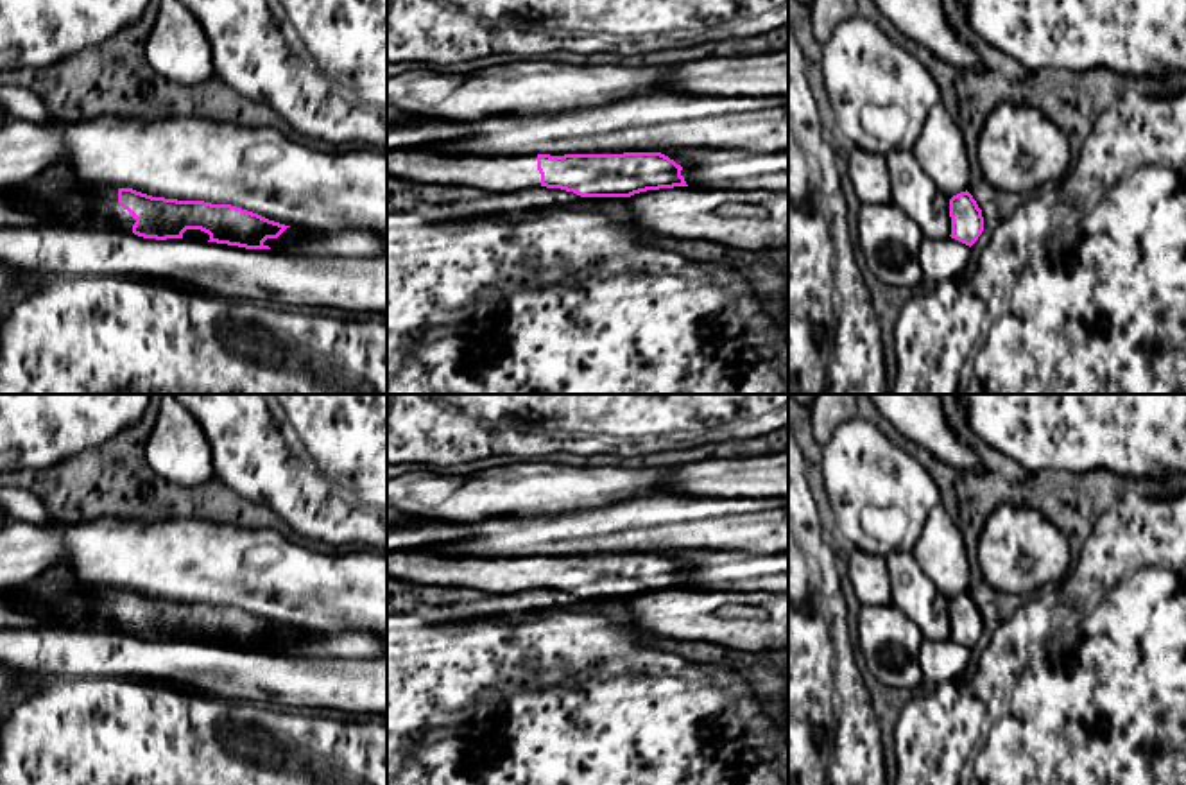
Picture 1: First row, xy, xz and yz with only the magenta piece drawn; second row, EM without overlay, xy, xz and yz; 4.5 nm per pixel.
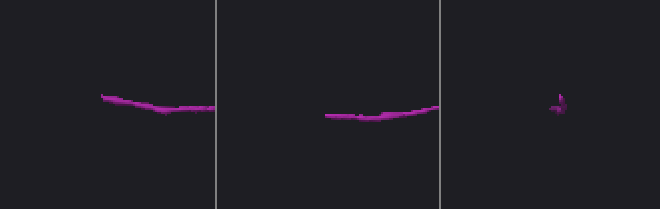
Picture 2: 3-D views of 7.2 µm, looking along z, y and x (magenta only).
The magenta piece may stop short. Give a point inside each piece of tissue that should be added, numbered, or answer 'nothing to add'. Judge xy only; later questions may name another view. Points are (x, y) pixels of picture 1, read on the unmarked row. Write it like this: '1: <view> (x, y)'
1: xy (99, 612)

